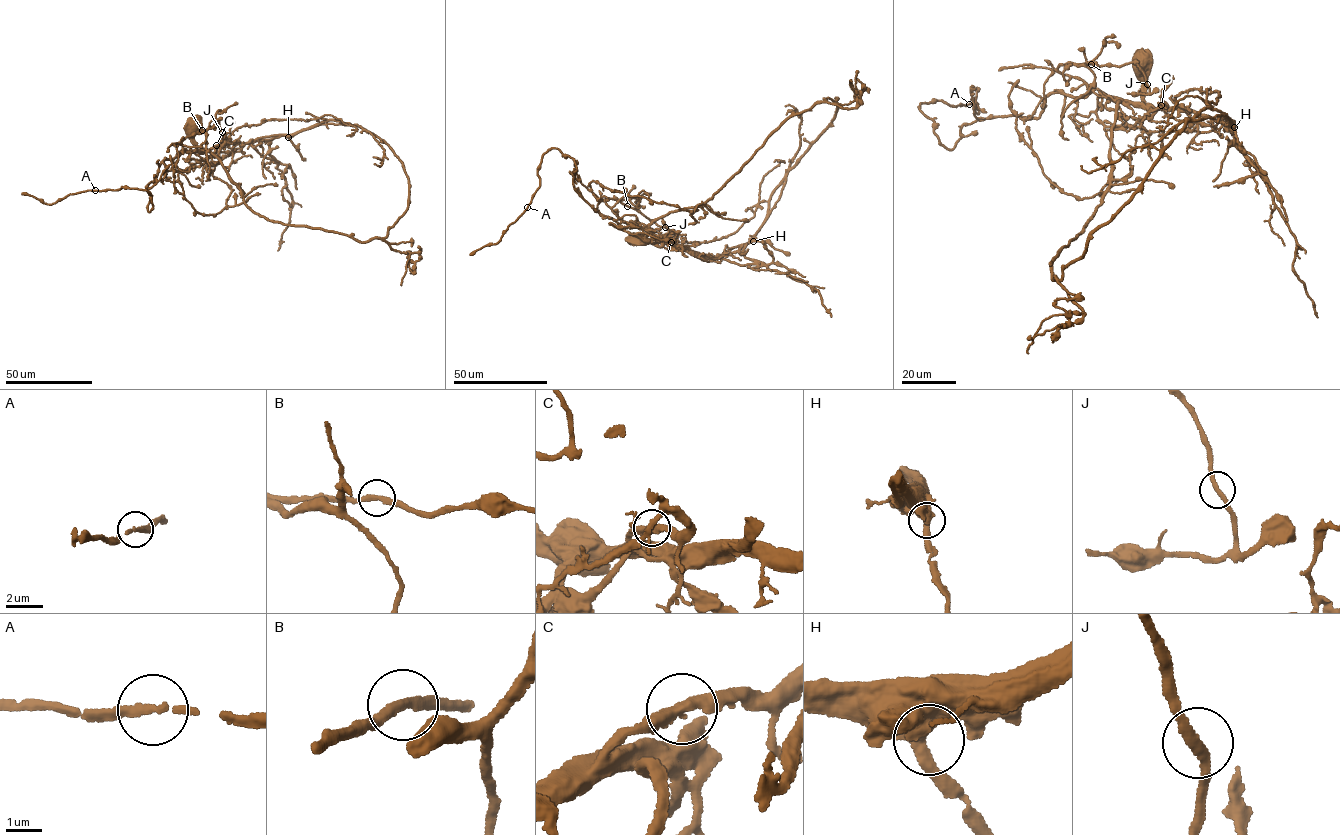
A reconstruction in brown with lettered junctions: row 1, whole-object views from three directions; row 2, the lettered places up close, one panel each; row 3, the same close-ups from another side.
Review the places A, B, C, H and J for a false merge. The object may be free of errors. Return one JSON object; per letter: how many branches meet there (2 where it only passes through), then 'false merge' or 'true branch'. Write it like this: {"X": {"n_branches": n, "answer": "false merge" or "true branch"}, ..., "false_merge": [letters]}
{"A": {"n_branches": 2, "answer": "true branch"}, "B": {"n_branches": 2, "answer": "true branch"}, "C": {"n_branches": 2, "answer": "true branch"}, "H": {"n_branches": 2, "answer": "true branch"}, "J": {"n_branches": 2, "answer": "true branch"}, "false_merge": []}

